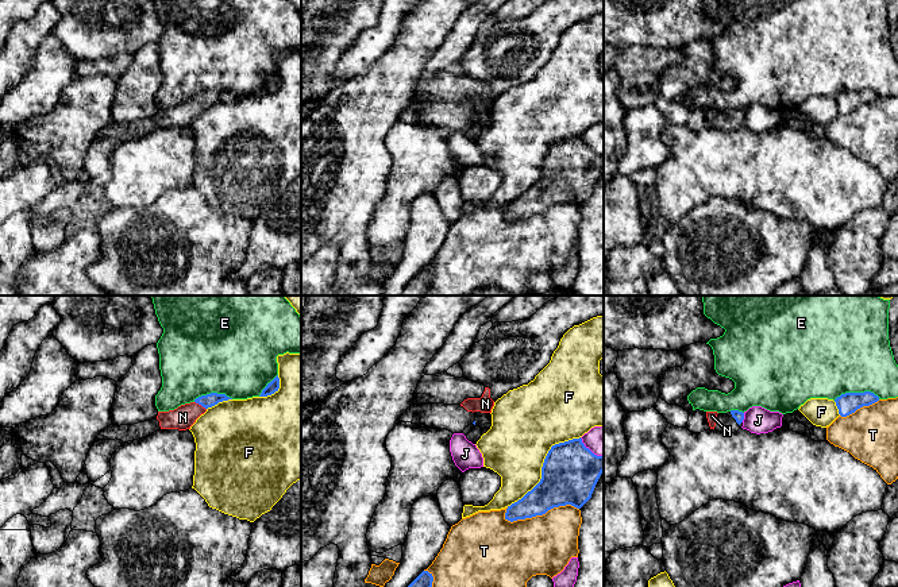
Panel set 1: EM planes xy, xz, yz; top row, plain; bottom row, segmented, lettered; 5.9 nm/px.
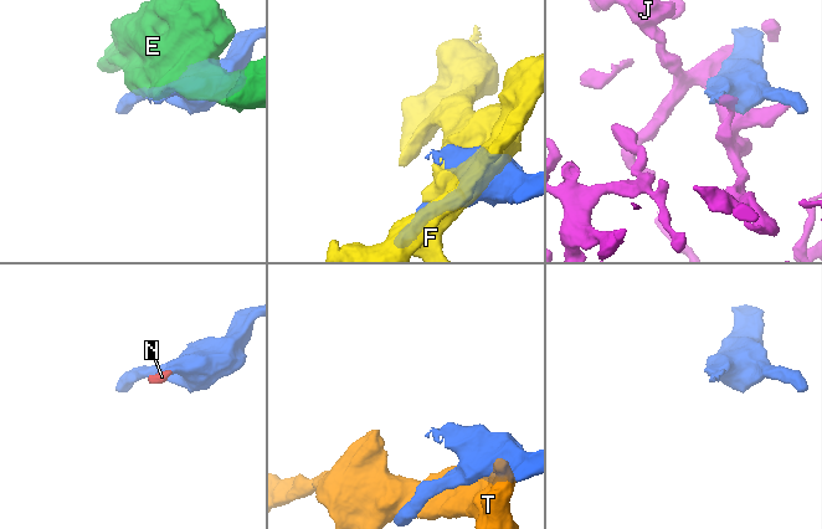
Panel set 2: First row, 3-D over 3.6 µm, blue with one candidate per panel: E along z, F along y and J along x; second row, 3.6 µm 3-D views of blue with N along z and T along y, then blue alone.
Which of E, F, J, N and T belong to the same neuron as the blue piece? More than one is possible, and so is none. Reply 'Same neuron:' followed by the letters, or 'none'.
Same neuron: N

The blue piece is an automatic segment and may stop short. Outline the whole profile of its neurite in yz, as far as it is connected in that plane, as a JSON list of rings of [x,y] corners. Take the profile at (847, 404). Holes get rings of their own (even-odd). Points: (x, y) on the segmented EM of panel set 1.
[[[871,391],[864,393],[845,393],[835,399],[841,417],[855,413],[863,406],[870,406],[879,401],[879,397]]]

